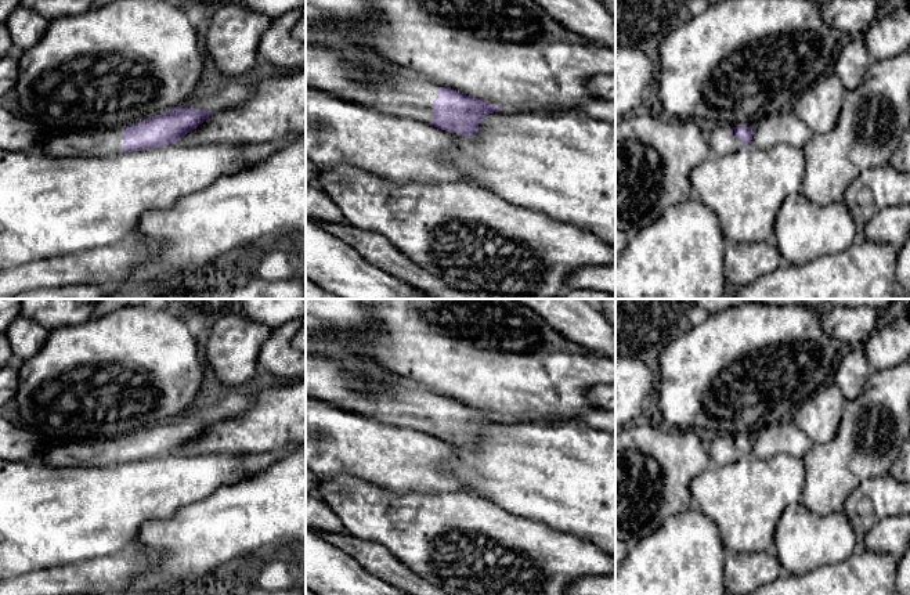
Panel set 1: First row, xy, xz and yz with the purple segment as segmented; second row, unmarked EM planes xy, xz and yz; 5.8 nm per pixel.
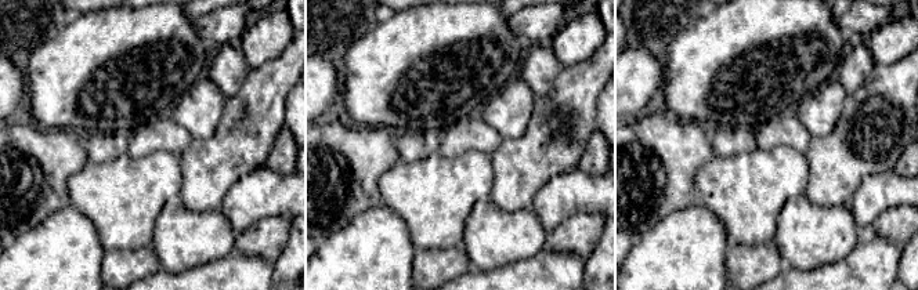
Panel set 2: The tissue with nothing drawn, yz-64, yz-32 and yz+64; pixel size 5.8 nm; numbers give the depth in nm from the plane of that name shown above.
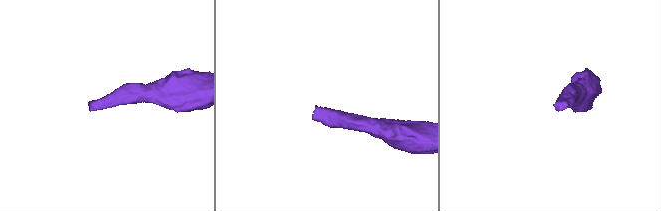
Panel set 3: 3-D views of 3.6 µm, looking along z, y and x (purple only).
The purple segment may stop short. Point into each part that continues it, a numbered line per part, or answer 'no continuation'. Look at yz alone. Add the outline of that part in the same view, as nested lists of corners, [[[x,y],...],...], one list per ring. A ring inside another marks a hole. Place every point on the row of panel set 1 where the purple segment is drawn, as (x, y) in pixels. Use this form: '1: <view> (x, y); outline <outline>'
1: yz (721, 144); outline [[[716,127],[708,137],[712,154],[726,155],[741,149],[743,141],[734,136],[734,130],[730,134],[725,127]]]

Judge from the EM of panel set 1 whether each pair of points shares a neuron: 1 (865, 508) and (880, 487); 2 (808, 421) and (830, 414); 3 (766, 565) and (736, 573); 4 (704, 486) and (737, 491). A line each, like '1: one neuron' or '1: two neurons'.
1: one neuron
2: one neuron
3: one neuron
4: one neuron

